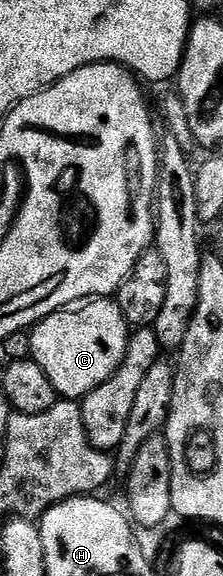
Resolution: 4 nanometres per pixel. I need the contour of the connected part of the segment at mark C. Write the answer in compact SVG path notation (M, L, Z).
M92 298L74 310L49 314L29 332L30 359L45 370L56 393L64 400L82 401L121 366L127 349L129 325L121 306L111 298Z

